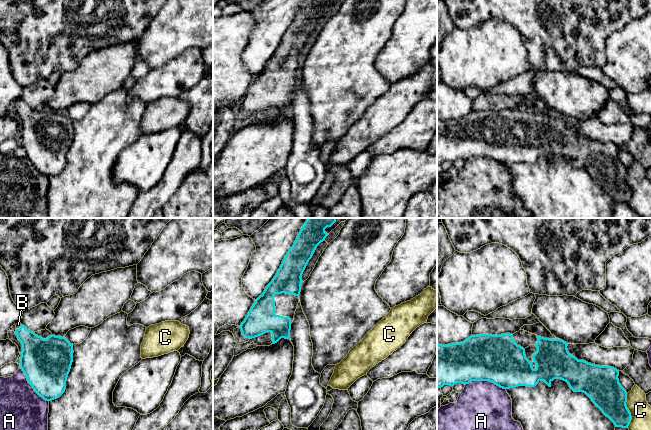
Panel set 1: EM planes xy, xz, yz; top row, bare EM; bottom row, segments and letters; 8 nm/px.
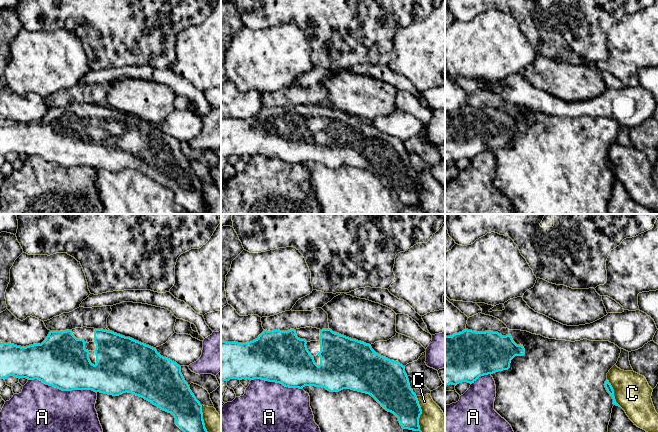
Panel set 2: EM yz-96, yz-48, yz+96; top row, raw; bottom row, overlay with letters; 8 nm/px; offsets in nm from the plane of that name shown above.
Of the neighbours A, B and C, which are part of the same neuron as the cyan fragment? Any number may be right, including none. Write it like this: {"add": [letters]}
{"add": ["B"]}

